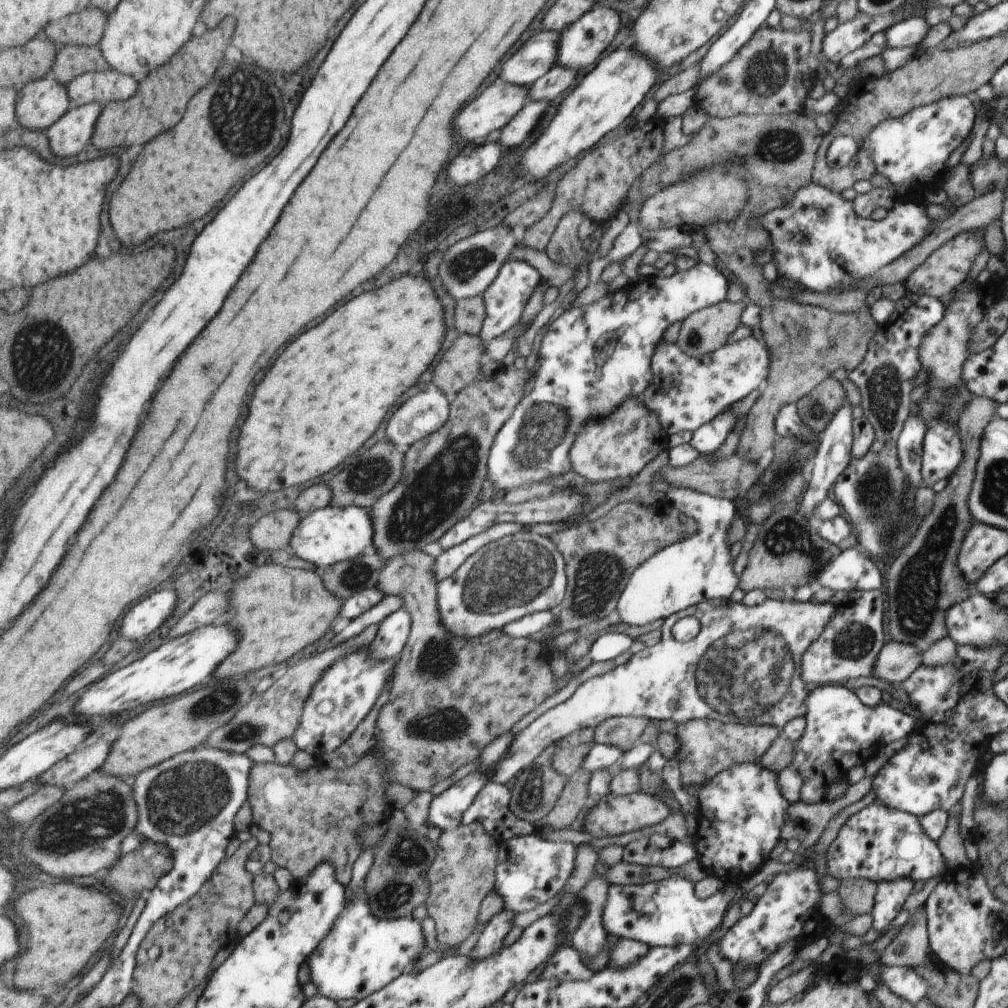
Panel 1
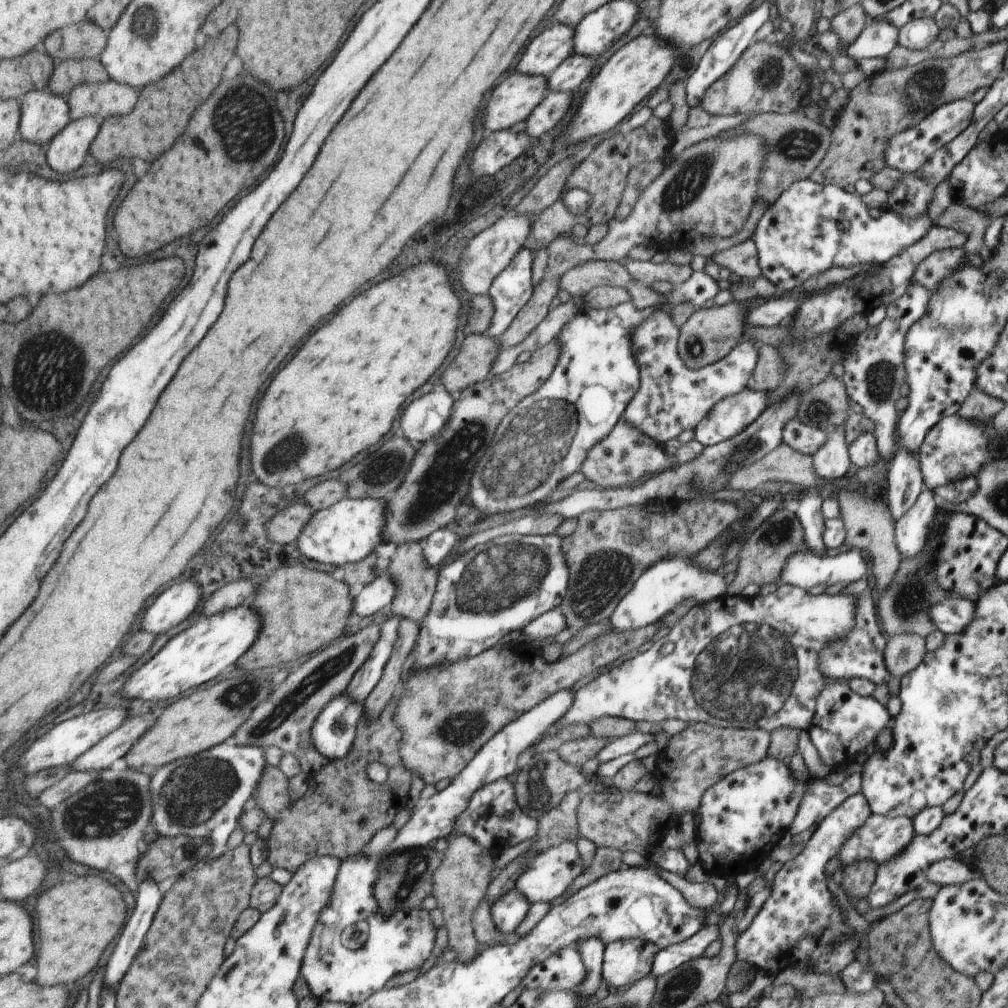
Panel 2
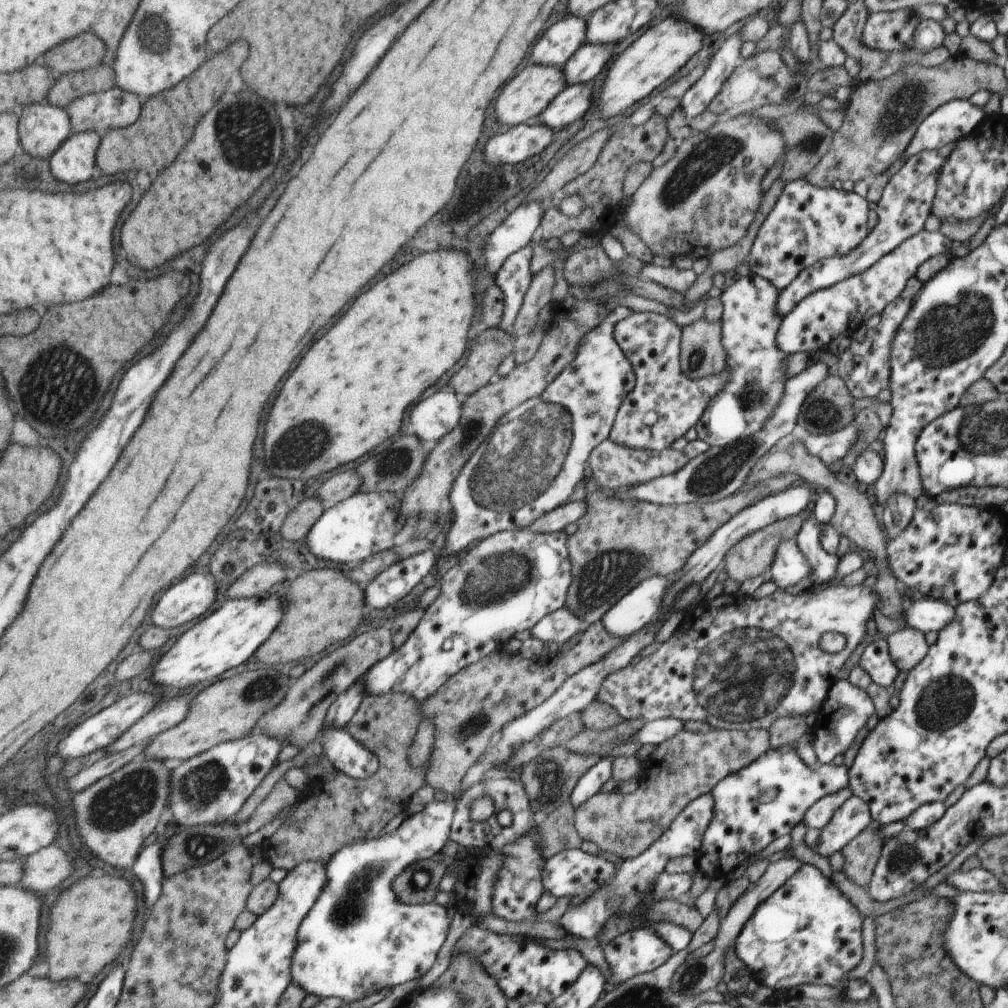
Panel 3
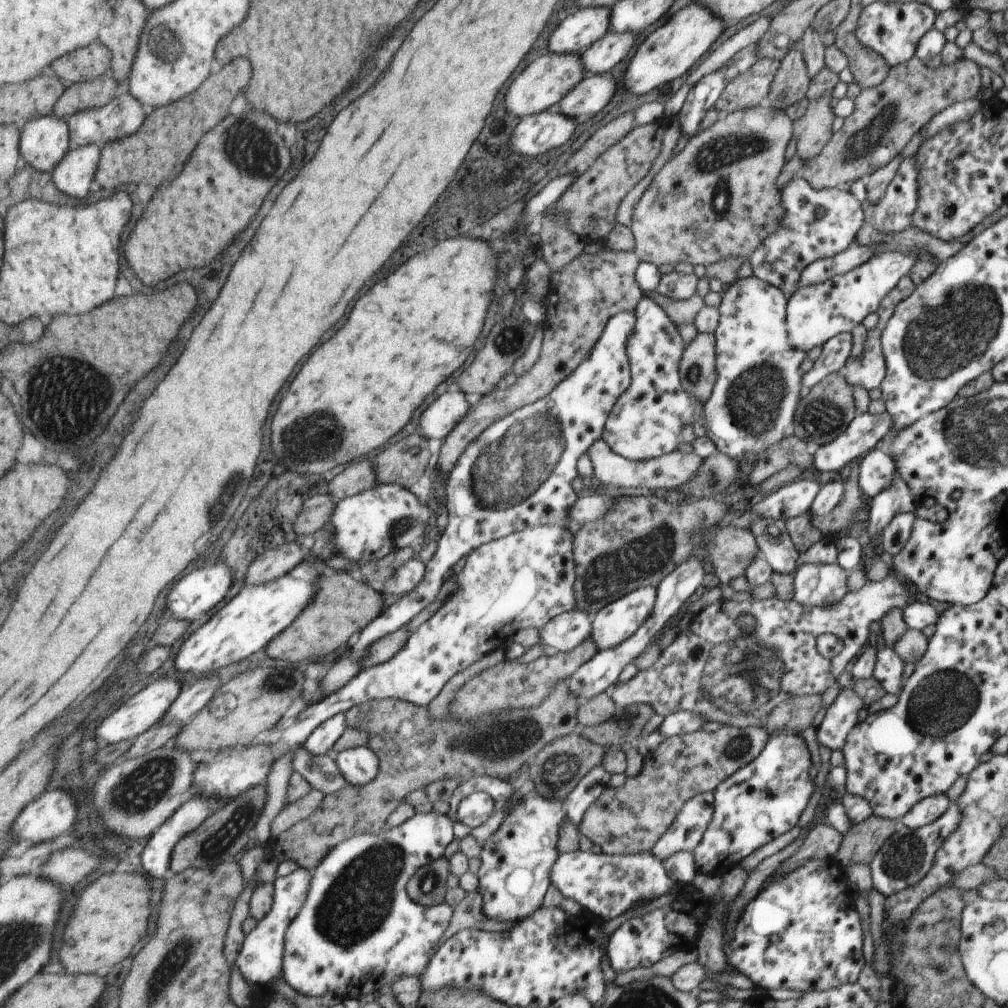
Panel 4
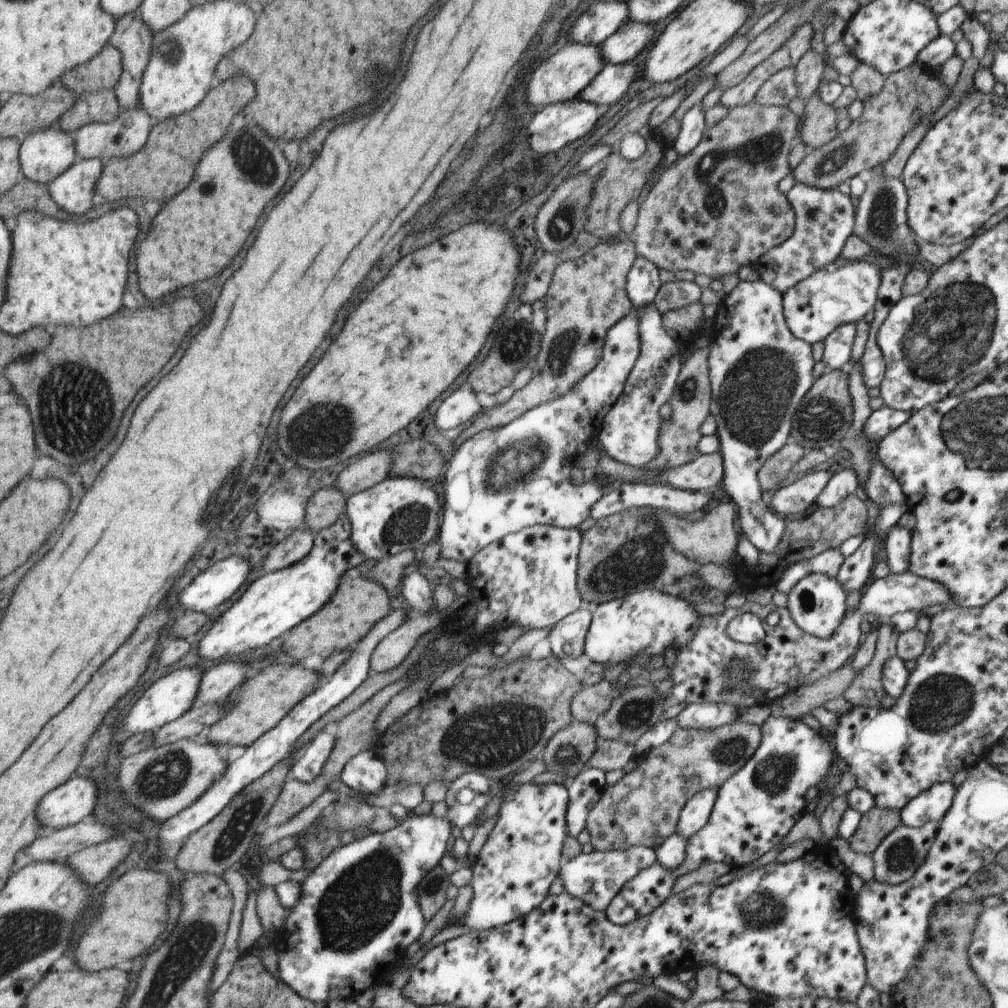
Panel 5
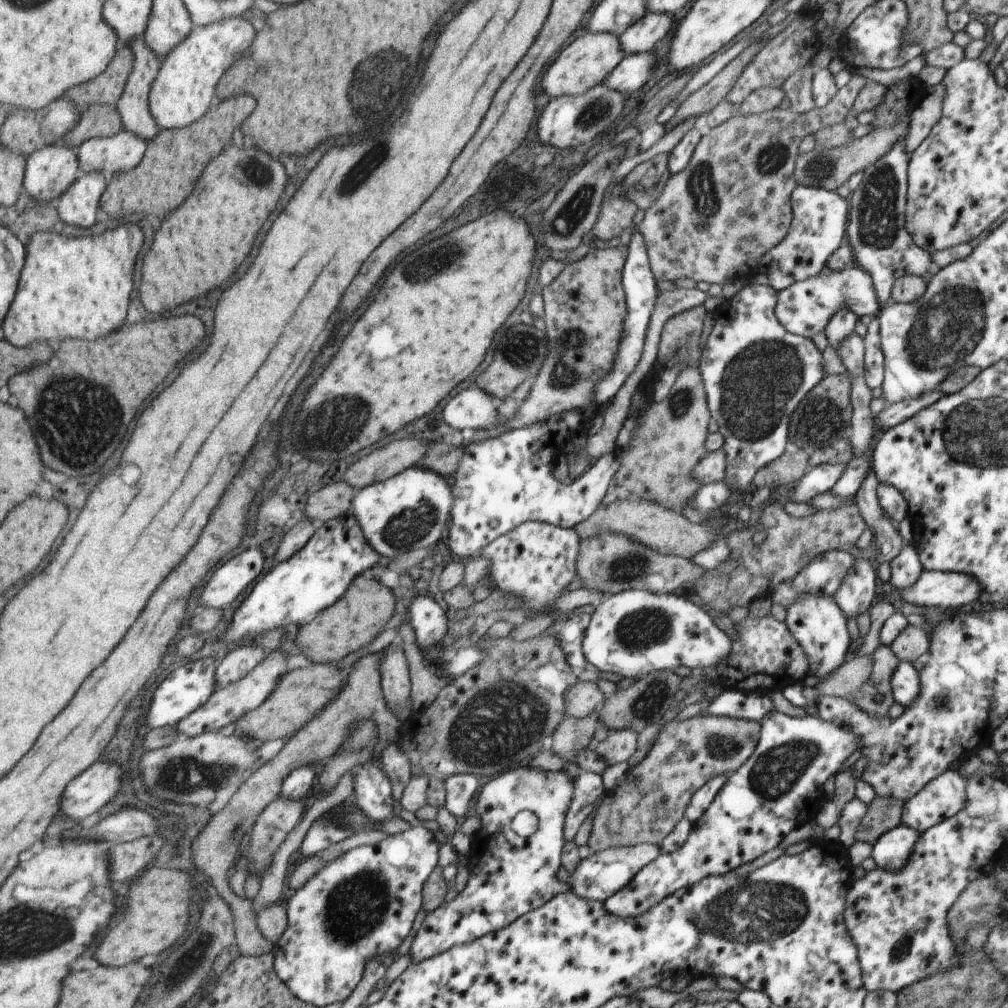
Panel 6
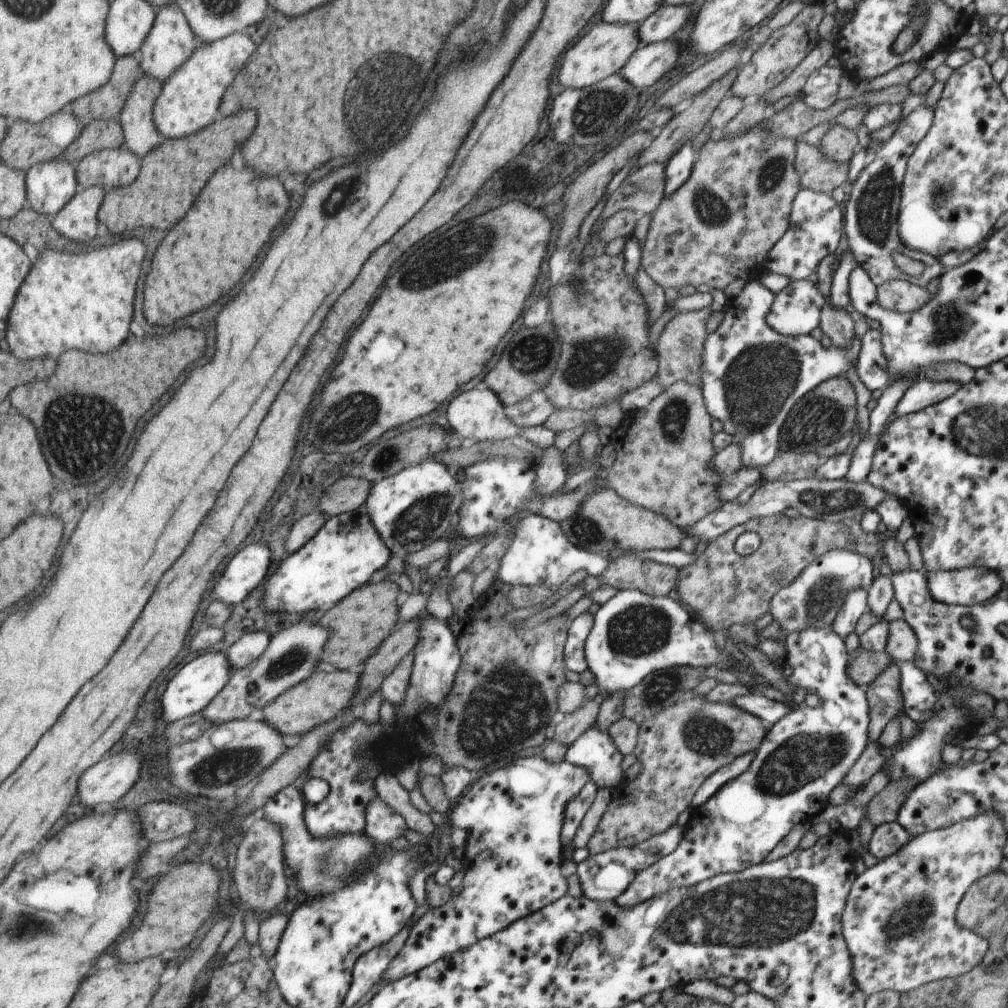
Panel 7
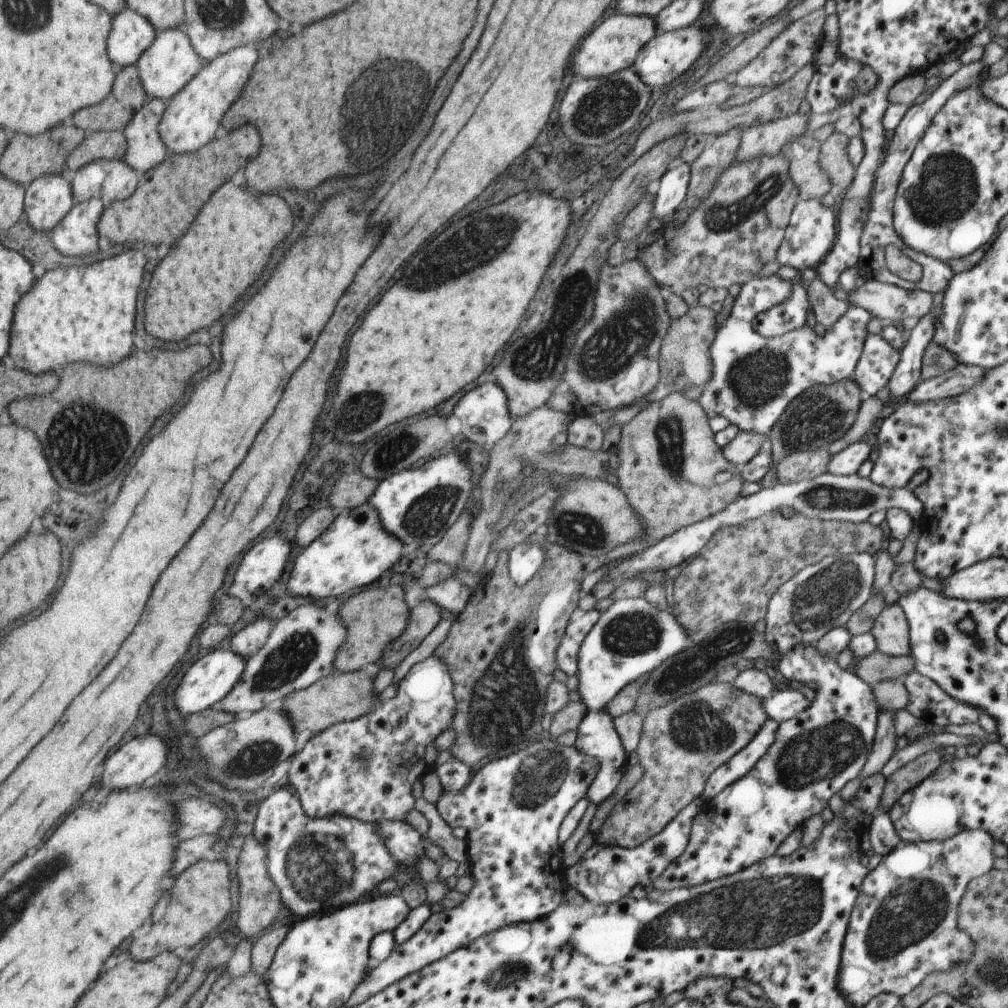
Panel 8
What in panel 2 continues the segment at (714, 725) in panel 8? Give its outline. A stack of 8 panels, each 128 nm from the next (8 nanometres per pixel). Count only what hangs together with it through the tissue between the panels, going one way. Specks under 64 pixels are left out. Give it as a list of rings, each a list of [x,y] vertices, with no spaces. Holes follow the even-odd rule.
[[[690,723],[675,736],[660,754],[653,776],[660,785],[660,796],[642,792],[592,792],[582,798],[577,812],[577,827],[596,847],[616,848],[620,852],[646,855],[648,844],[665,841],[680,814],[698,811],[703,796],[732,772],[759,763],[770,753],[771,733],[766,729],[719,728],[707,723]]]

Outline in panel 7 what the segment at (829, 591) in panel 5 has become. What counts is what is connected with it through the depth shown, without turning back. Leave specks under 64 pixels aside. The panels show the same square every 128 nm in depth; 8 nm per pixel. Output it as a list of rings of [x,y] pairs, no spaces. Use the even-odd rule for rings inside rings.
[[[833,626],[801,630],[784,637],[787,656],[781,671],[785,680],[791,680],[795,685],[813,687],[819,691],[822,702],[816,707],[799,707],[766,730],[767,735],[756,750],[750,766],[721,786],[701,807],[691,809],[690,820],[683,828],[683,840],[676,850],[640,871],[635,876],[635,882],[614,900],[617,905],[635,907],[652,900],[655,894],[664,894],[680,887],[694,887],[716,875],[740,872],[753,864],[760,864],[796,824],[824,811],[828,806],[828,794],[847,778],[848,771],[858,762],[868,742],[867,694],[850,678],[844,641],[833,631]]]

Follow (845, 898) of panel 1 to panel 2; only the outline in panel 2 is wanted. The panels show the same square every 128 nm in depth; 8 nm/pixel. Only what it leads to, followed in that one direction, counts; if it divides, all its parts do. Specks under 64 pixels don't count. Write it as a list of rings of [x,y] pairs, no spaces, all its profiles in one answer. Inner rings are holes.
[[[864,860],[862,864],[852,864],[843,870],[841,887],[851,900],[863,901],[870,896],[875,880],[878,878],[878,865]]]

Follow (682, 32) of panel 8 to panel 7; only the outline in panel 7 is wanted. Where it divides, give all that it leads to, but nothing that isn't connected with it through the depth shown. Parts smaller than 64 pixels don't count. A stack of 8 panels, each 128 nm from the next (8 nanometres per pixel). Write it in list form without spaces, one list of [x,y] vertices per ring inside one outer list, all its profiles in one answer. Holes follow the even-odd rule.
[[[670,39],[641,45],[618,73],[633,84],[634,88],[648,88],[674,68],[680,51]]]

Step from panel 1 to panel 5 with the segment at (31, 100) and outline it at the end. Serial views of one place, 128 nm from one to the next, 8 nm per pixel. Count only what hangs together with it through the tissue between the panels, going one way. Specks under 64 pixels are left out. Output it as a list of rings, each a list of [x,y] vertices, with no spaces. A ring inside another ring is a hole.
[[[60,125],[32,133],[23,143],[23,178],[50,187],[80,161],[77,140]]]

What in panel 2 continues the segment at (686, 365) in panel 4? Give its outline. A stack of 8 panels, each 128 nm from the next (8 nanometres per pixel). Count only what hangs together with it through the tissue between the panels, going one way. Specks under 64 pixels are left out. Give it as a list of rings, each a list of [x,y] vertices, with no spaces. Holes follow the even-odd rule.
[[[730,302],[724,306],[713,305],[712,308],[698,309],[686,323],[679,328],[679,354],[690,369],[702,369],[708,364],[723,360],[732,348],[739,347],[744,340],[742,334],[746,329],[748,308],[740,302]]]

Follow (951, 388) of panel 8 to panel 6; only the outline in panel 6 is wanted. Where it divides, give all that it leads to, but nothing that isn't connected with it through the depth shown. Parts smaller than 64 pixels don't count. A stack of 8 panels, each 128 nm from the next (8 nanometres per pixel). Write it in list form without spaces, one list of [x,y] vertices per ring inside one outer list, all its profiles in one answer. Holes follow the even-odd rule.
[[[938,388],[936,391],[928,391],[926,395],[922,395],[918,399],[900,400],[898,403],[888,404],[875,416],[874,426],[876,426],[876,430],[886,431],[897,424],[903,423],[918,411],[934,404],[944,395],[946,394]]]

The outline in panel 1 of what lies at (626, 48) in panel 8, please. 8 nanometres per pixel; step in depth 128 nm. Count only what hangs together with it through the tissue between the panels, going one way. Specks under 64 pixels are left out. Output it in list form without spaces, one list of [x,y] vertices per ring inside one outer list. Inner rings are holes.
[[[494,80],[476,98],[476,102],[468,104],[468,108],[464,108],[464,112],[460,112],[460,120],[456,120],[456,128],[468,140],[486,138],[492,130],[500,130],[506,124],[511,123],[531,101],[530,99],[531,88],[529,86],[516,86],[516,84],[510,84],[510,82],[504,82],[504,80]]]

